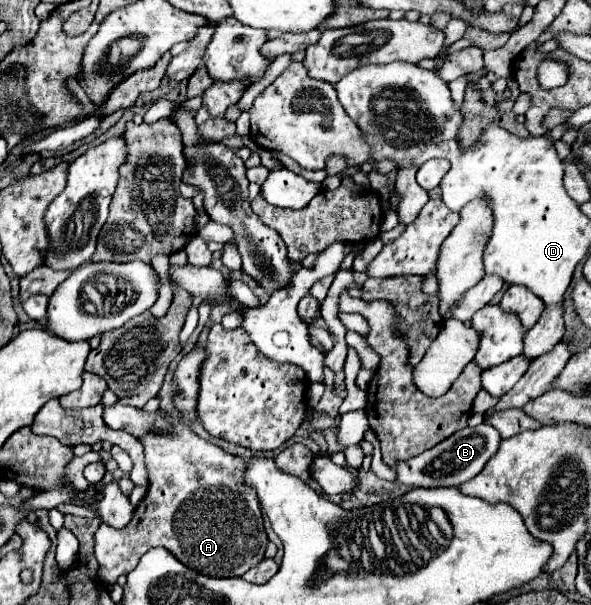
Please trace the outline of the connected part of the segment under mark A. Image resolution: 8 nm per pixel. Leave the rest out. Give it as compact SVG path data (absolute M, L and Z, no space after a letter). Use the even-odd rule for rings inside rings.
M162 408L160 412L162 416L166 416L166 420L170 420L172 432L146 434L138 438L144 446L146 470L150 478L146 498L136 506L134 518L126 528L114 530L108 528L106 524L100 524L100 528L94 534L94 556L100 564L98 570L100 580L108 586L114 584L118 576L128 574L136 568L140 556L144 556L148 550L156 546L170 550L184 566L196 570L198 574L216 578L244 576L244 572L248 572L250 568L258 566L264 560L264 550L268 544L268 536L258 506L258 496L254 488L250 488L250 484L242 484L244 460L230 456L222 448L202 440L184 422L168 416Z

